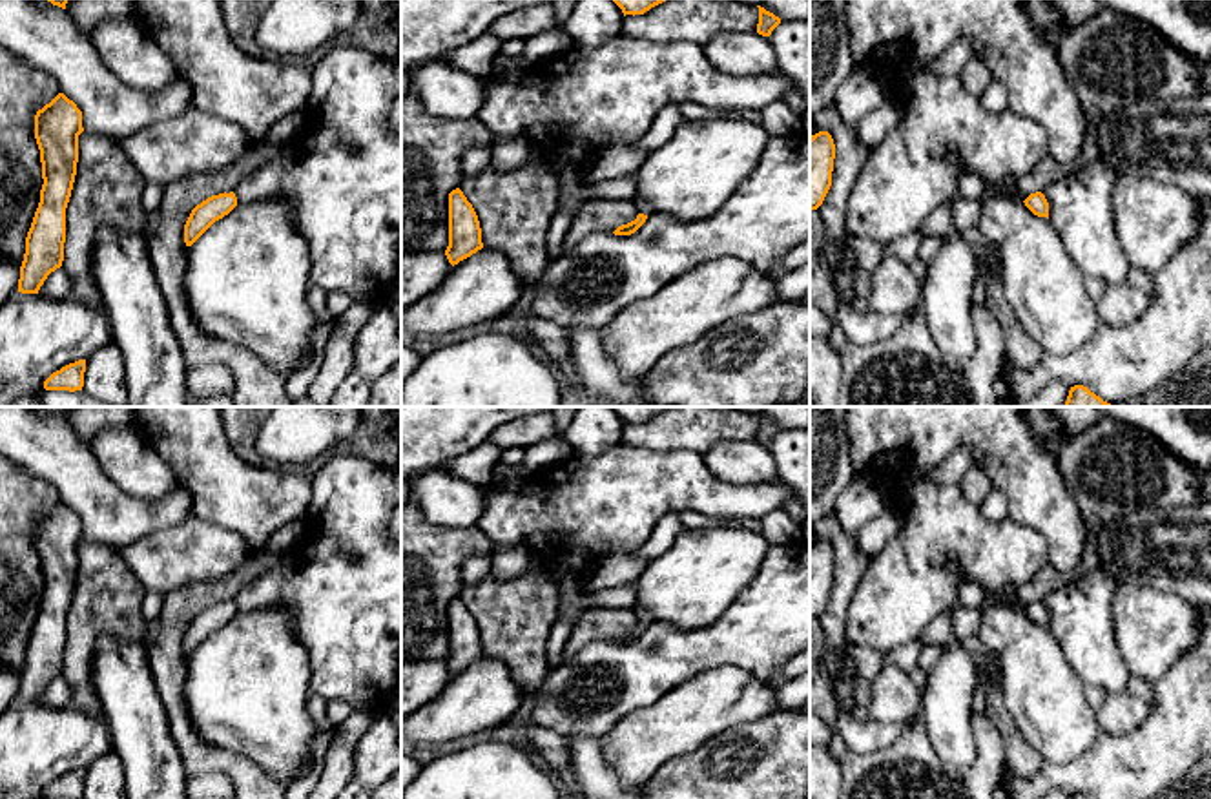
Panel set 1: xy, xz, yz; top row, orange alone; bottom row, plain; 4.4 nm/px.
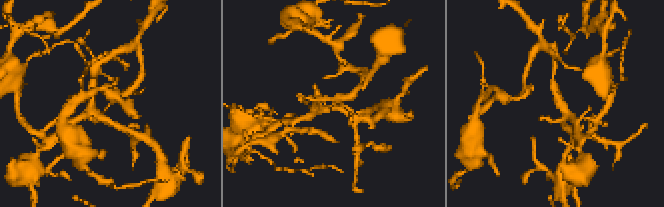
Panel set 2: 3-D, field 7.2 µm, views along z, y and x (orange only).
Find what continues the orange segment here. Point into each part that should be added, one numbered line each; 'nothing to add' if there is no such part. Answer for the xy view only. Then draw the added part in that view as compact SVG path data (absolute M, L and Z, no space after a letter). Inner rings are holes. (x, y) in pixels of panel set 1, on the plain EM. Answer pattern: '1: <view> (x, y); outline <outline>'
nothing to add

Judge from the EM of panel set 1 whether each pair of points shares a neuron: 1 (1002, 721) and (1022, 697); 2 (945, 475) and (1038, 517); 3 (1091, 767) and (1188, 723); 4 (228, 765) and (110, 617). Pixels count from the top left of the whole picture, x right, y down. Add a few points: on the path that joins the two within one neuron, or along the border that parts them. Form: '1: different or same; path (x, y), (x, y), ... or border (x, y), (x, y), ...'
1: different; border (1000, 688), (1013, 725), (1033, 748)
2: different; border (972, 449), (958, 446), (934, 467), (916, 475)
3: same; path (1115, 767), (1142, 765), (1164, 747)
4: different; border (148, 622), (139, 639)

